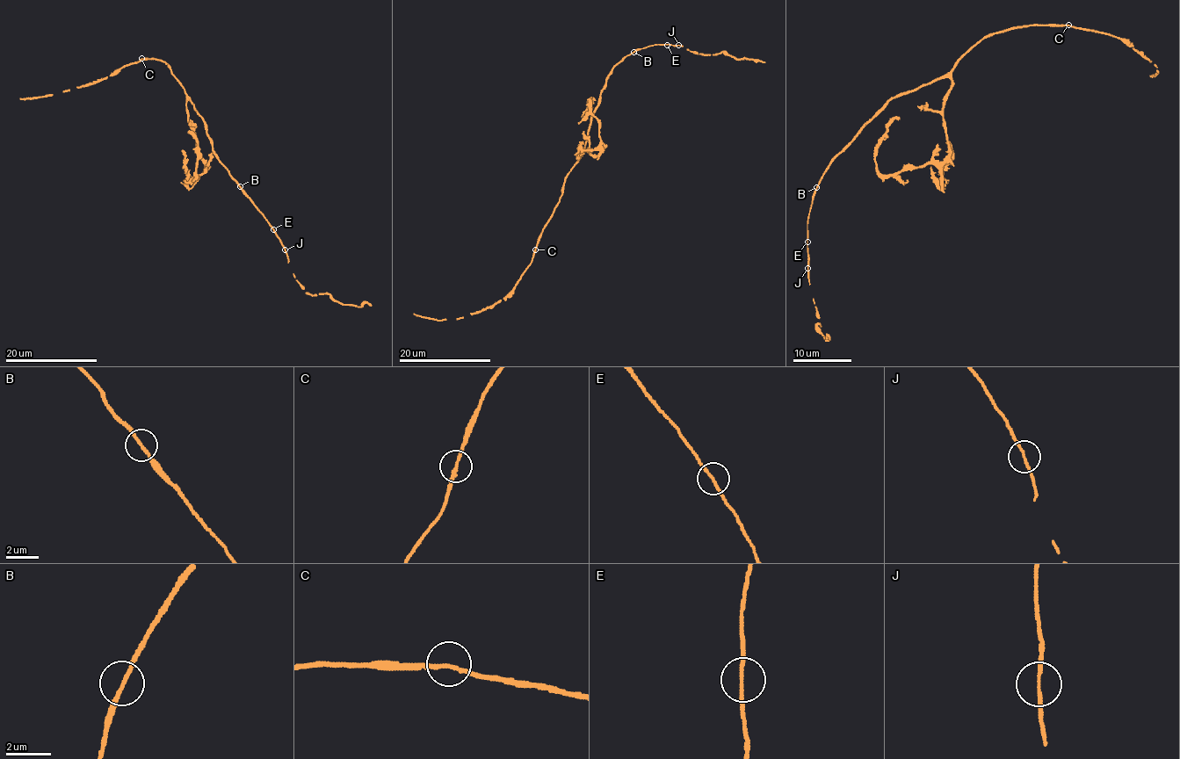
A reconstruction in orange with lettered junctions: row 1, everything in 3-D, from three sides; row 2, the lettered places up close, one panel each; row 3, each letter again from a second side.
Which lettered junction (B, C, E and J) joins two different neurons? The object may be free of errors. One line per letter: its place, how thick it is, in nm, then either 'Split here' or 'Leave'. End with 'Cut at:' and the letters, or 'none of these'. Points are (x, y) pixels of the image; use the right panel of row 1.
B: Place: (816, 187). Thickness 150 nm. Leave
C: Place: (1068, 25). Thickness 160 nm. Leave
E: Place: (807, 242). Thickness 140 nm. Leave
J: Place: (807, 268). Thickness 130 nm. Leave
Cut at: none of these

